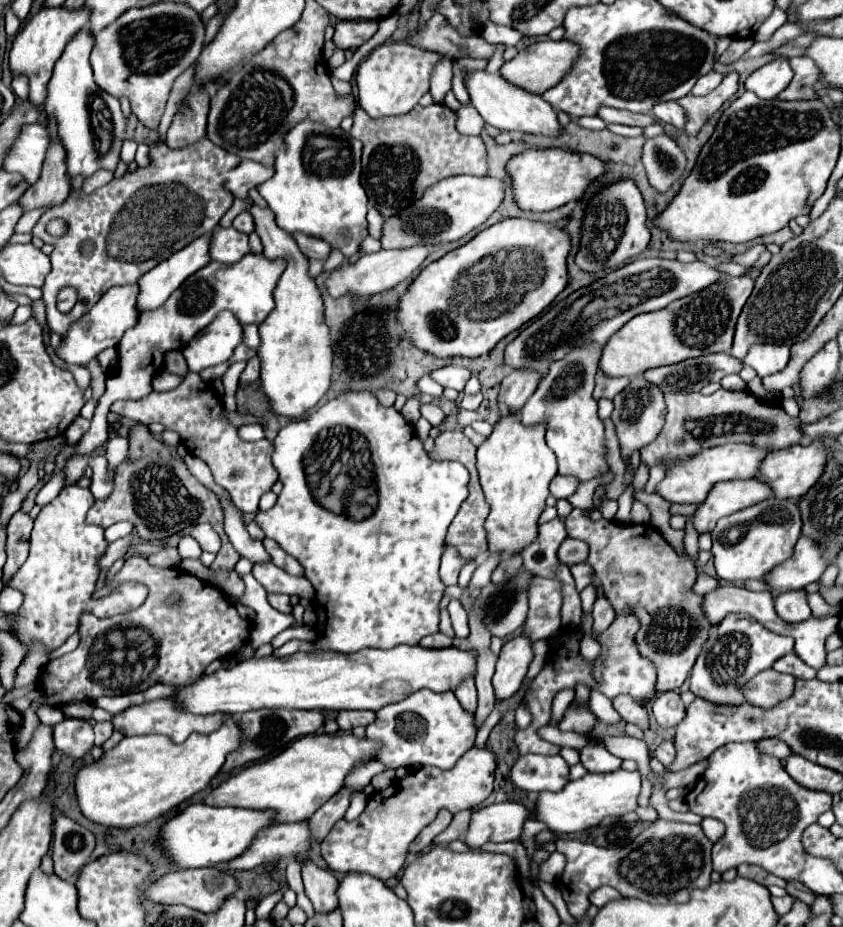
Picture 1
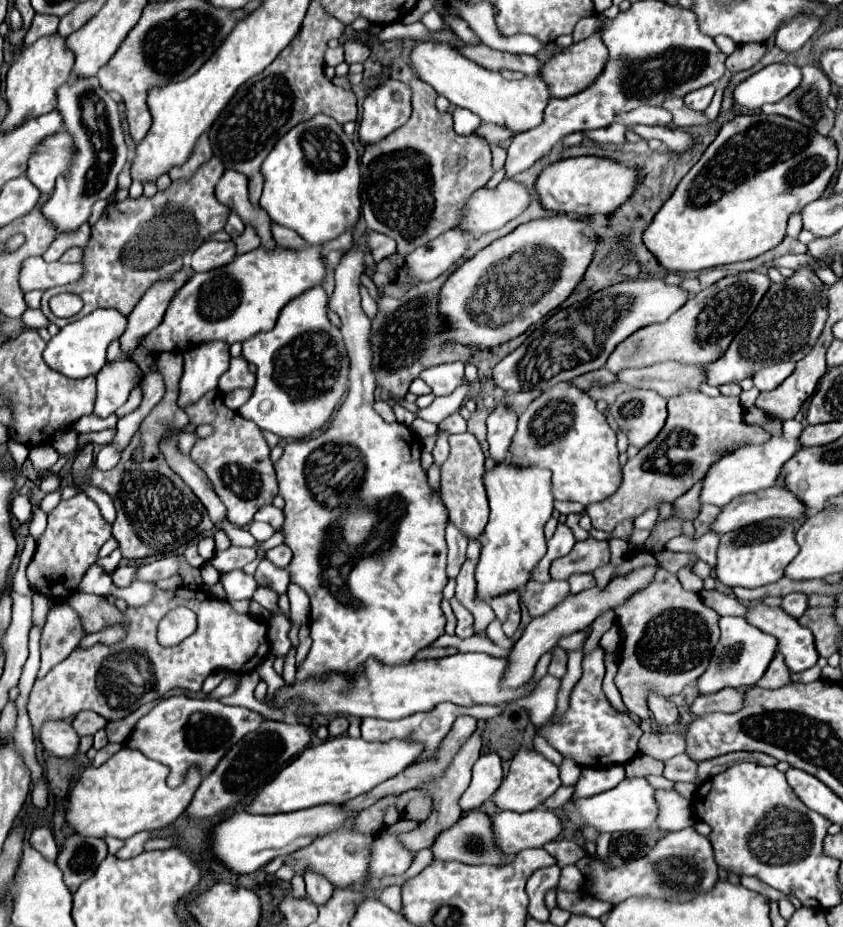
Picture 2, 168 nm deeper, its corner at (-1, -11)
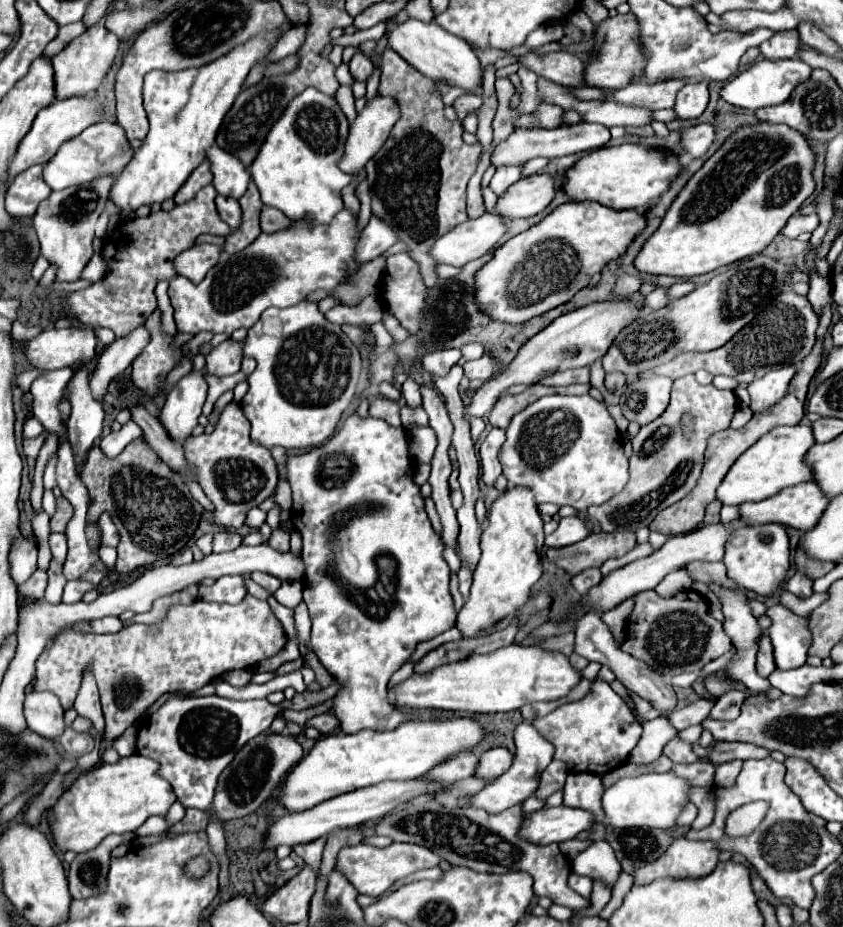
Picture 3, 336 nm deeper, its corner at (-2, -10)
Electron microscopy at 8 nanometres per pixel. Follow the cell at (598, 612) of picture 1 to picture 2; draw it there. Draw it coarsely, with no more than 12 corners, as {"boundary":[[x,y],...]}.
{"boundary":[[603,648],[583,658],[561,726],[539,730],[579,766],[639,754],[641,728],[601,690]]}

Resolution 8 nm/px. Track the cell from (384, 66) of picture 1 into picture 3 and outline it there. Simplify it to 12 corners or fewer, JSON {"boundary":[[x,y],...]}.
{"boundary":[[374,97],[350,125],[338,167],[358,177],[396,121],[394,99]]}

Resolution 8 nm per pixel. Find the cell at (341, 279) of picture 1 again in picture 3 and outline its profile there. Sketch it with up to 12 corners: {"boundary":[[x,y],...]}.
{"boundary":[[484,213],[442,235],[430,253],[462,267],[492,251],[508,219]]}

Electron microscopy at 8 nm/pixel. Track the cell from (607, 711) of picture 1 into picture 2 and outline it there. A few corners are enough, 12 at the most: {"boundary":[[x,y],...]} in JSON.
{"boundary":[[615,624],[601,638],[601,648],[617,654],[623,630]]}

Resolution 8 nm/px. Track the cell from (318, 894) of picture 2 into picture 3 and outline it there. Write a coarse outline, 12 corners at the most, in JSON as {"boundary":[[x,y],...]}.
{"boundary":[[326,837],[294,845],[306,865],[318,871]]}

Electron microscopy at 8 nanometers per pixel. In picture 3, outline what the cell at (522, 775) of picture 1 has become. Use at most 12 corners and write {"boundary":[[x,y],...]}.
{"boundary":[[530,721],[514,731],[516,757],[470,805],[500,813],[534,795],[554,745]]}

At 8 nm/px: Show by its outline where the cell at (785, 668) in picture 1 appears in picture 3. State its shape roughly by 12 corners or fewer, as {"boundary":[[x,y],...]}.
{"boundary":[[768,633],[758,639],[756,671],[768,677],[774,667],[774,655]]}

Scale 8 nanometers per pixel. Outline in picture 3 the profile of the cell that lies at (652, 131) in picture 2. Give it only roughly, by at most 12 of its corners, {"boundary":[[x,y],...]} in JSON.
{"boundary":[[710,123],[688,127],[682,147],[692,157],[702,157],[714,143]]}

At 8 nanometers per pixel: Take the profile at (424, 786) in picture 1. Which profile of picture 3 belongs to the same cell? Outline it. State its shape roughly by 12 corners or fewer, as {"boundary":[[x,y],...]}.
{"boundary":[[494,747],[480,757],[478,777],[496,779],[514,755]]}

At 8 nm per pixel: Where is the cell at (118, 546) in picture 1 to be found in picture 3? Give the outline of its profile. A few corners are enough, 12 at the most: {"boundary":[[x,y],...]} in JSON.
{"boundary":[[68,581],[62,603],[76,603],[90,589],[88,581]]}

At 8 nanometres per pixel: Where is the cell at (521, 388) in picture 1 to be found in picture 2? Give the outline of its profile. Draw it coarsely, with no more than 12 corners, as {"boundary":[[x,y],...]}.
{"boundary":[[507,404],[487,418],[489,454],[507,458],[517,414]]}

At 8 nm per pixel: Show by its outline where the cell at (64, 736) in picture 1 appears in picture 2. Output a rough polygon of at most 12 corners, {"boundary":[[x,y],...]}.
{"boundary":[[47,720],[41,742],[57,758],[75,758],[79,734],[63,720]]}

